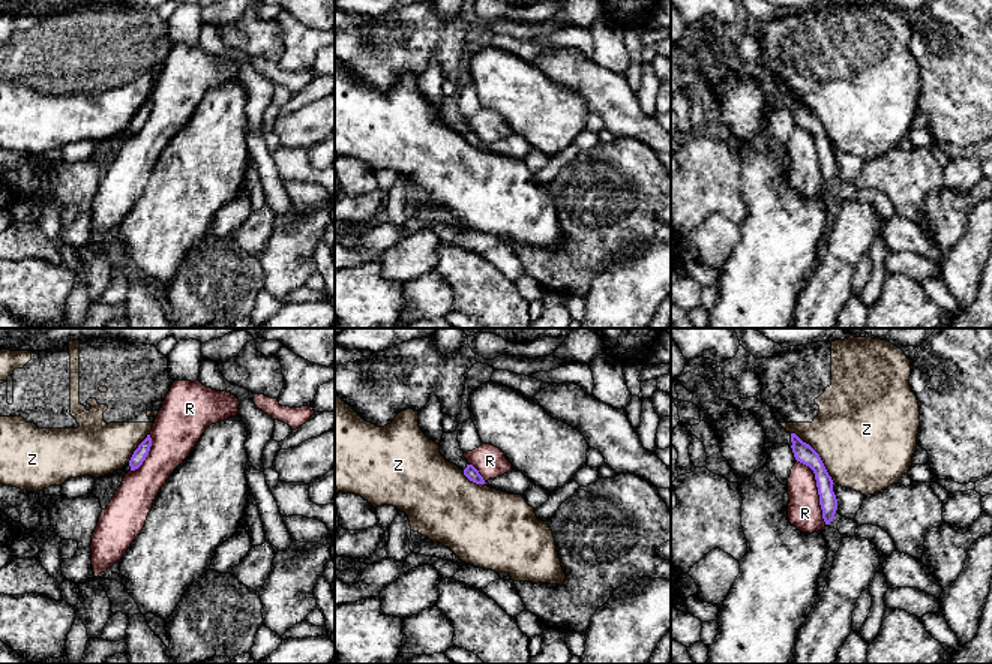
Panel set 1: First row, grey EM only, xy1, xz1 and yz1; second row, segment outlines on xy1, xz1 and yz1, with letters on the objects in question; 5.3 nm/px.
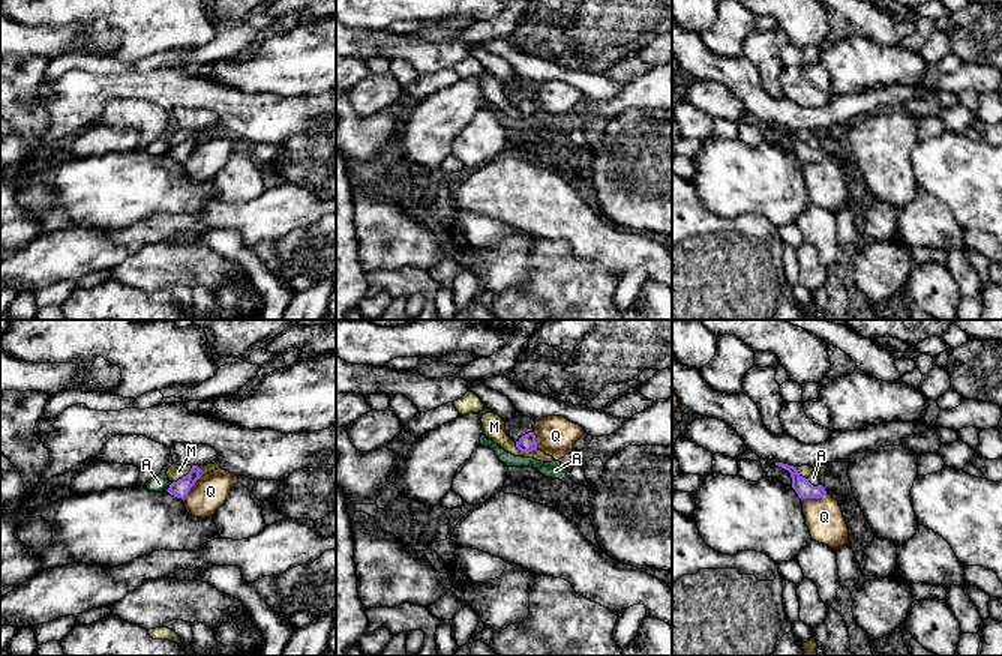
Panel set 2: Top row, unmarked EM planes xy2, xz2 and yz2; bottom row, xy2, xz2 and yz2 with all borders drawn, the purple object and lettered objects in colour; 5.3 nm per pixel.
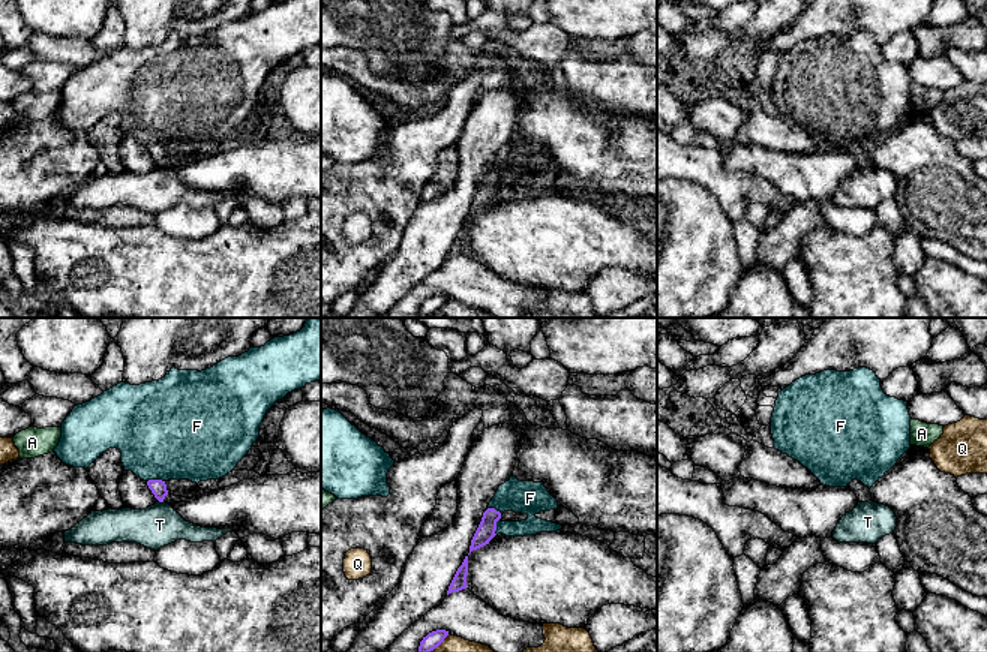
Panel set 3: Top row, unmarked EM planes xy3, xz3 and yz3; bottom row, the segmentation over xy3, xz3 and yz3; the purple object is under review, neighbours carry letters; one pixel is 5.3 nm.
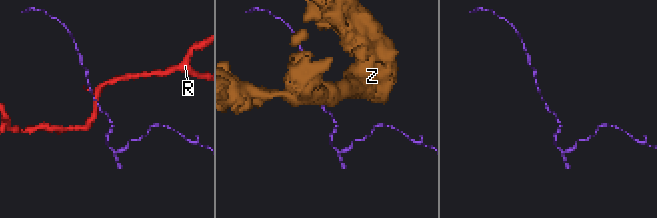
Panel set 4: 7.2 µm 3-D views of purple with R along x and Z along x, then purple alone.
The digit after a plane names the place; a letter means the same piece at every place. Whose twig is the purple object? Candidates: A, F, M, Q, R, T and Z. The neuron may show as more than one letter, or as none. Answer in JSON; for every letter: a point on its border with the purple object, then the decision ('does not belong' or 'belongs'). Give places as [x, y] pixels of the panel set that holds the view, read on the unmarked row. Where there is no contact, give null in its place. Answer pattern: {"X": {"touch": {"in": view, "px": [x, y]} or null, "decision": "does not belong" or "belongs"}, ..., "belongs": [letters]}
{"A": {"touch": {"in": "xy2", "px": [170, 150]}, "decision": "does not belong"}, "F": {"touch": {"in": "xy3", "px": [155, 144]}, "decision": "does not belong"}, "M": {"touch": {"in": "xz2", "px": [525, 114]}, "decision": "does not belong"}, "Q": {"touch": {"in": "yz2", "px": [813, 161]}, "decision": "does not belong"}, "R": {"touch": {"in": "yz1", "px": [818, 155]}, "decision": "does not belong"}, "T": {"touch": {"in": "xy3", "px": [161, 165]}, "decision": "does not belong"}, "Z": {"touch": {"in": "yz1", "px": [818, 120]}, "decision": "does not belong"}, "belongs": []}

